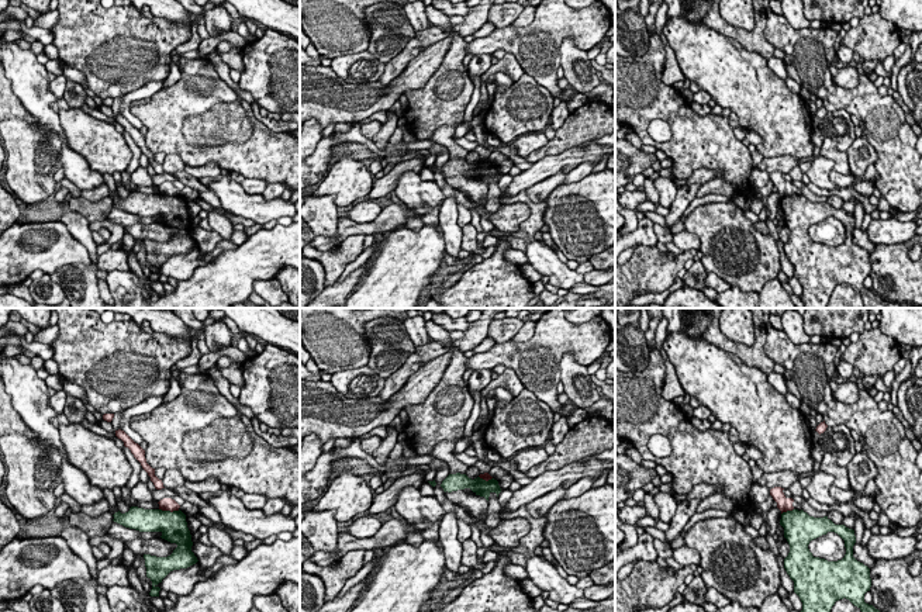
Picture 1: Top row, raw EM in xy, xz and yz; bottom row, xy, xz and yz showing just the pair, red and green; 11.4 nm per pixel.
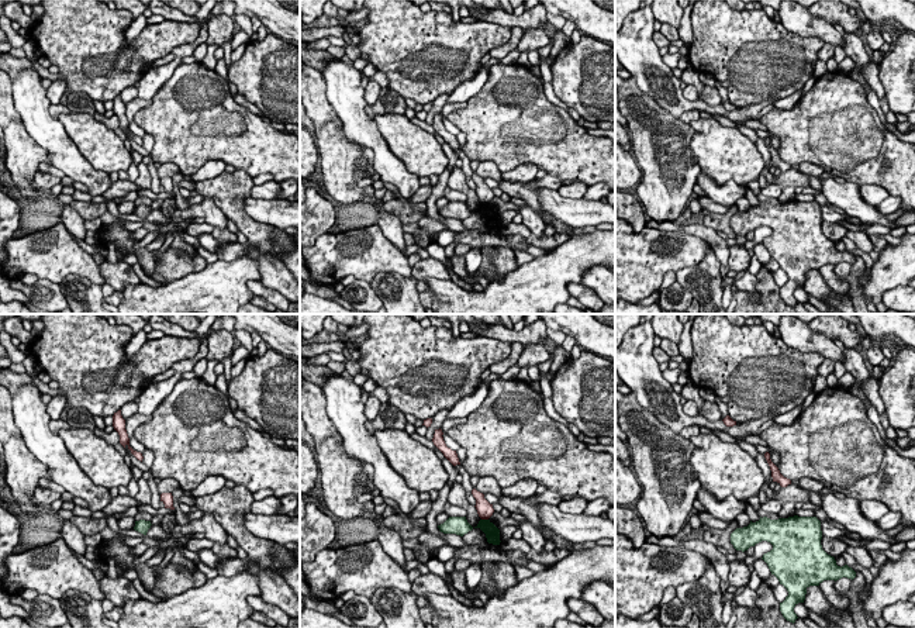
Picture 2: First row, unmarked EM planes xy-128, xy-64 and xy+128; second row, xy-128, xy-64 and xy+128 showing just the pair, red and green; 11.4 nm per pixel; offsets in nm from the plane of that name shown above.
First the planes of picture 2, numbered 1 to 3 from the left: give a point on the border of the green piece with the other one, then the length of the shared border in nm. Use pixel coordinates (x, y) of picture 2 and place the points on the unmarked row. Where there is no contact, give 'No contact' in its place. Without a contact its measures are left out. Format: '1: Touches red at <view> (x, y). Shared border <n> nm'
1: No contact
2: Touches red at xy-64 (484, 203). Shared border 80 nm
3: No contact

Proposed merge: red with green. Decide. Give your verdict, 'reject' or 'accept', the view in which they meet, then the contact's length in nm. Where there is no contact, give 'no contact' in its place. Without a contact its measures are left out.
reject | xy | 240 nm

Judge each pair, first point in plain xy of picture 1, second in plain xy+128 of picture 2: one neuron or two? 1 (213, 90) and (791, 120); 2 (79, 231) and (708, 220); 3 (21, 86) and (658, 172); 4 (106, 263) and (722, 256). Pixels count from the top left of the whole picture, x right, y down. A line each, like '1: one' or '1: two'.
1: one
2: two
3: two
4: two

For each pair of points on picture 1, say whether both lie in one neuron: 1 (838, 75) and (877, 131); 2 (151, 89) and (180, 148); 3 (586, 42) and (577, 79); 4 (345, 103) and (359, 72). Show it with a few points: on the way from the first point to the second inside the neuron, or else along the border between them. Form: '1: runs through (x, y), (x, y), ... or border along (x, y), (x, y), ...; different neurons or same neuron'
1: border along (835, 56), (831, 80), (855, 89); different neurons
2: border along (161, 87), (149, 97); different neurons
3: border along (570, 35), (562, 41), (559, 65); different neurons
4: border along (330, 66), (338, 76), (351, 83), (377, 82); different neurons

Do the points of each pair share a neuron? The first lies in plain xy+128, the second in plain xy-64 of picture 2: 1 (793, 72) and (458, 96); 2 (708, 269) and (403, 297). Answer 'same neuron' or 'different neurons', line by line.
1: different neurons
2: same neuron

